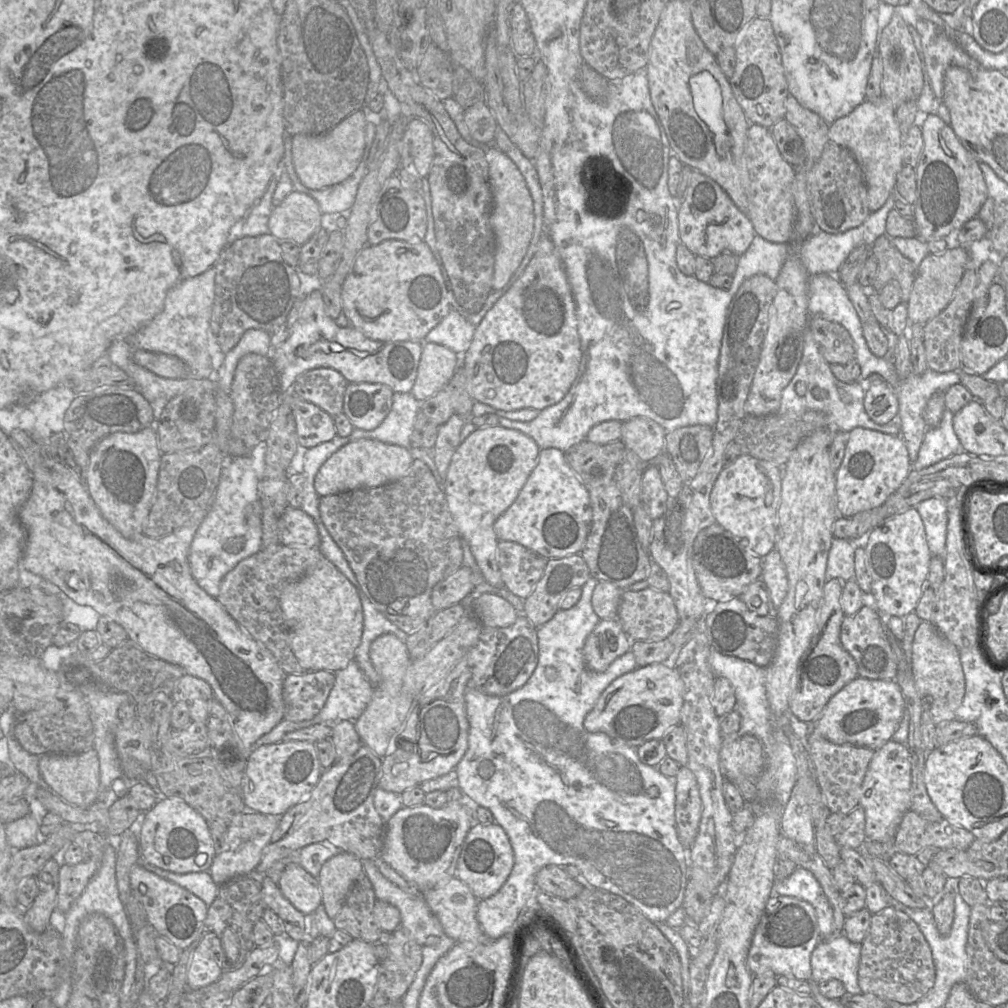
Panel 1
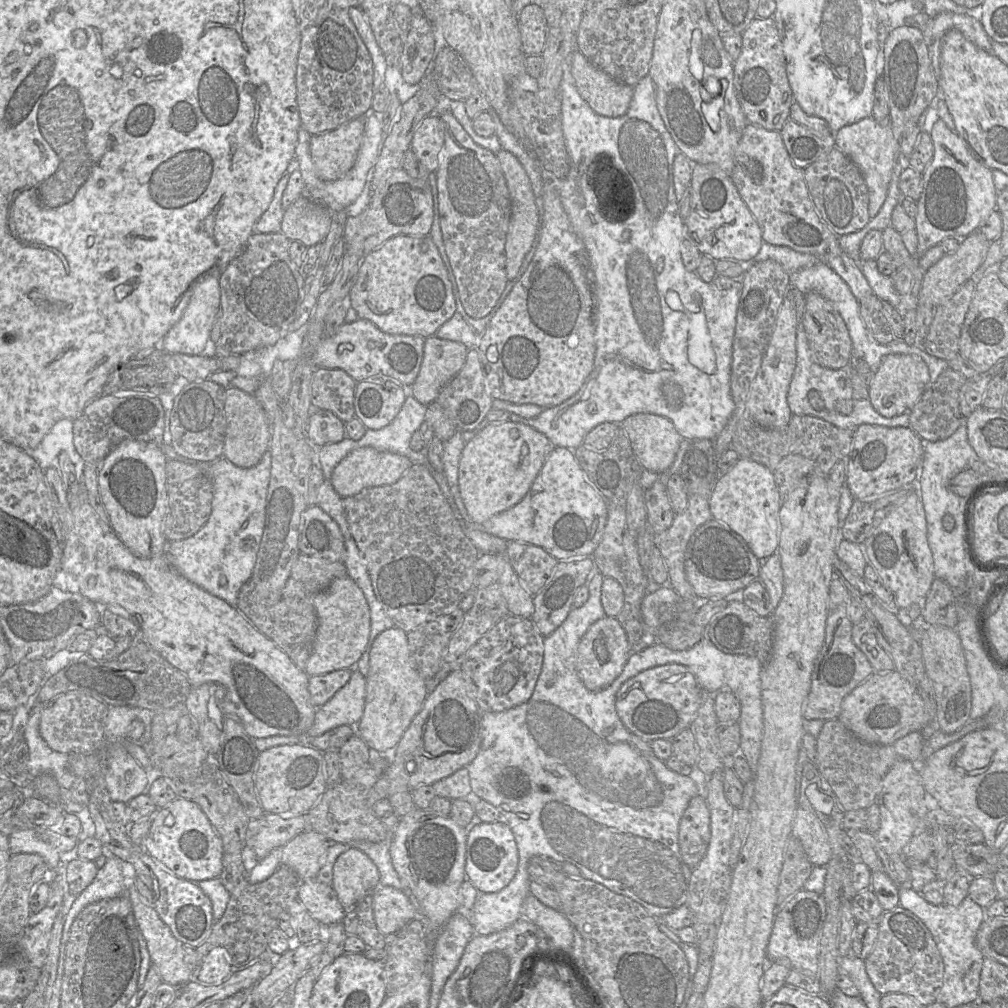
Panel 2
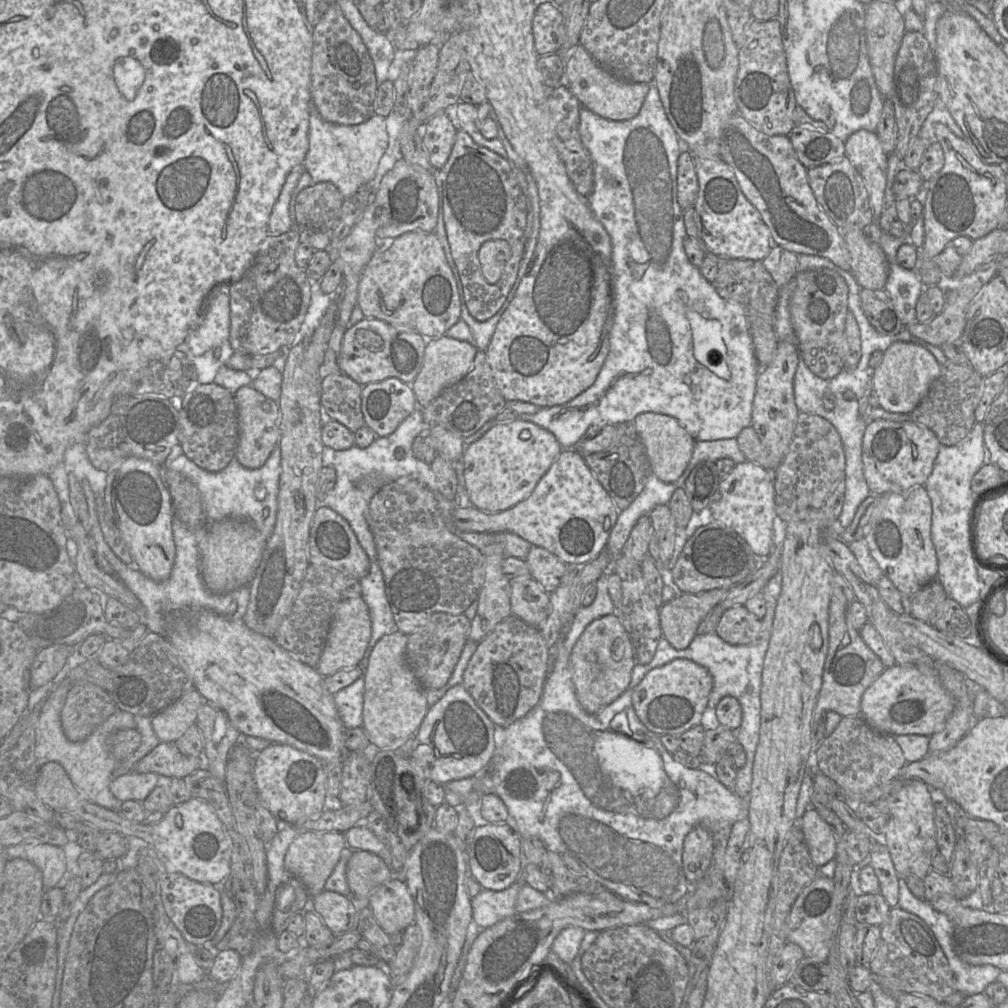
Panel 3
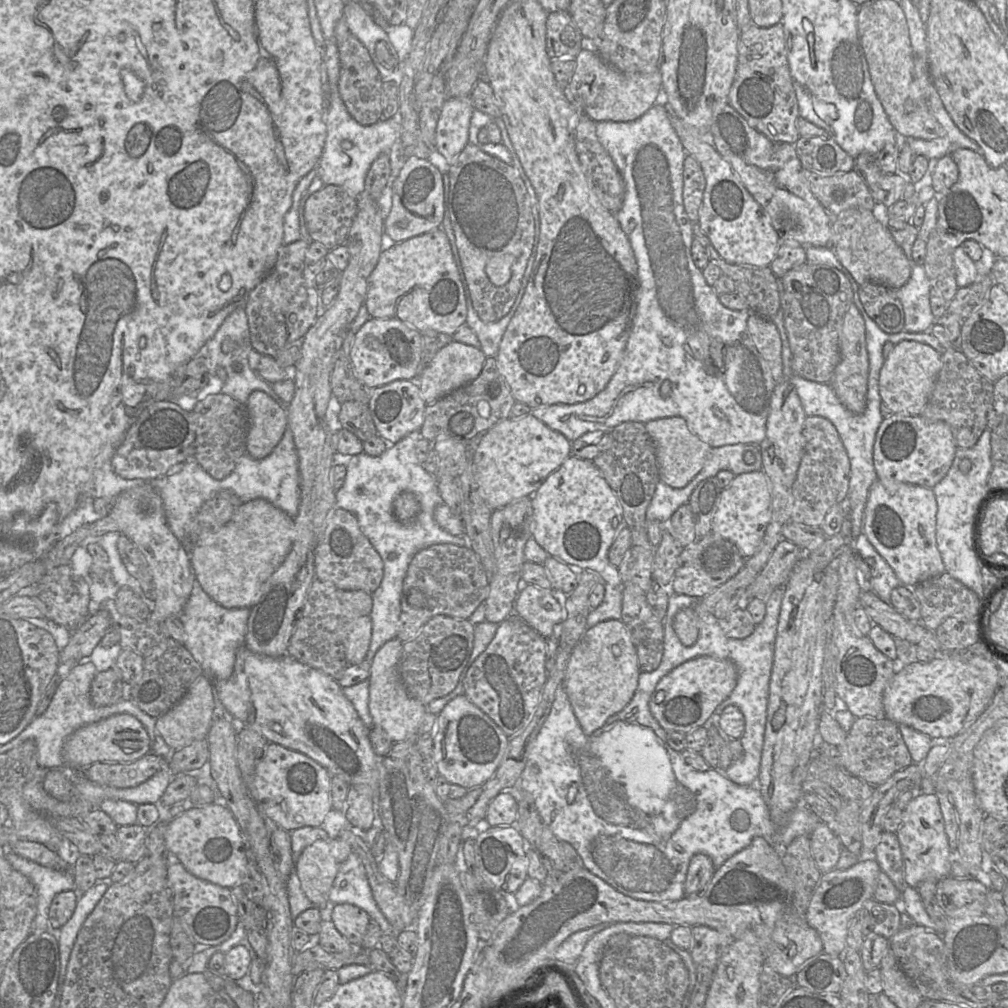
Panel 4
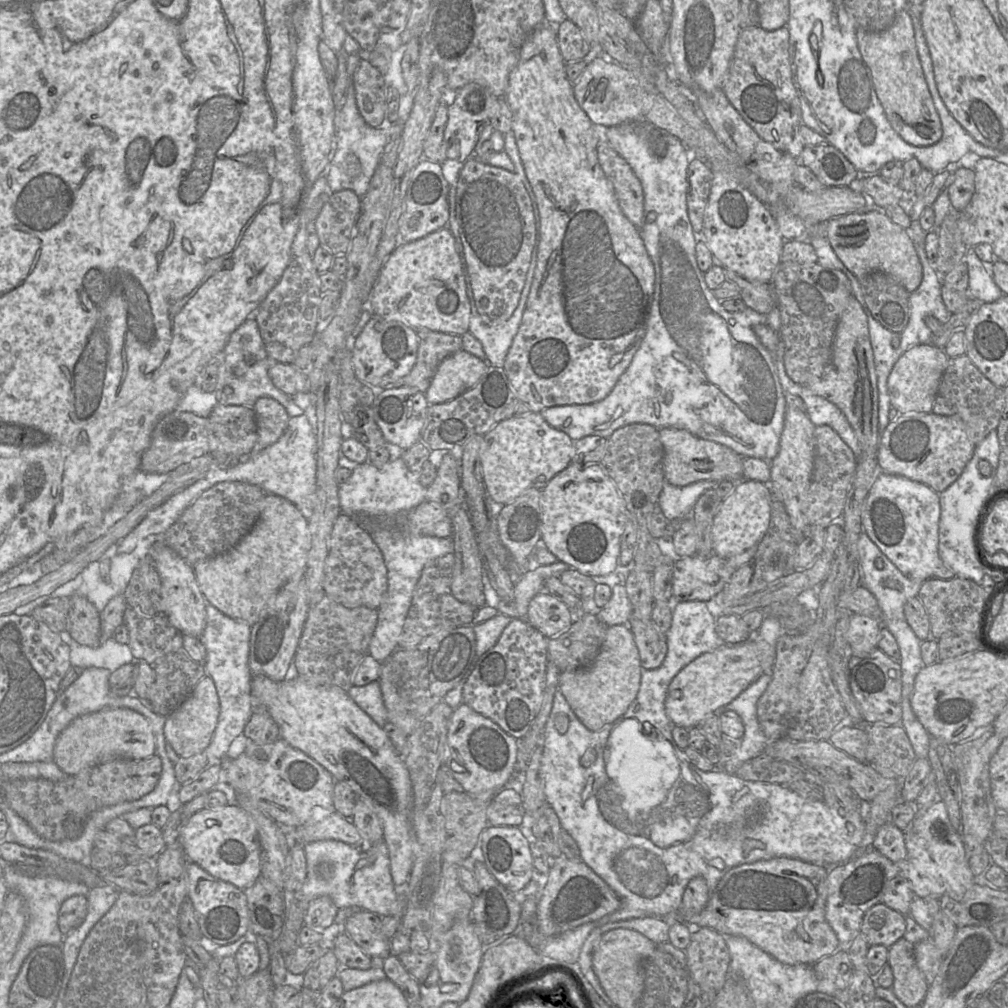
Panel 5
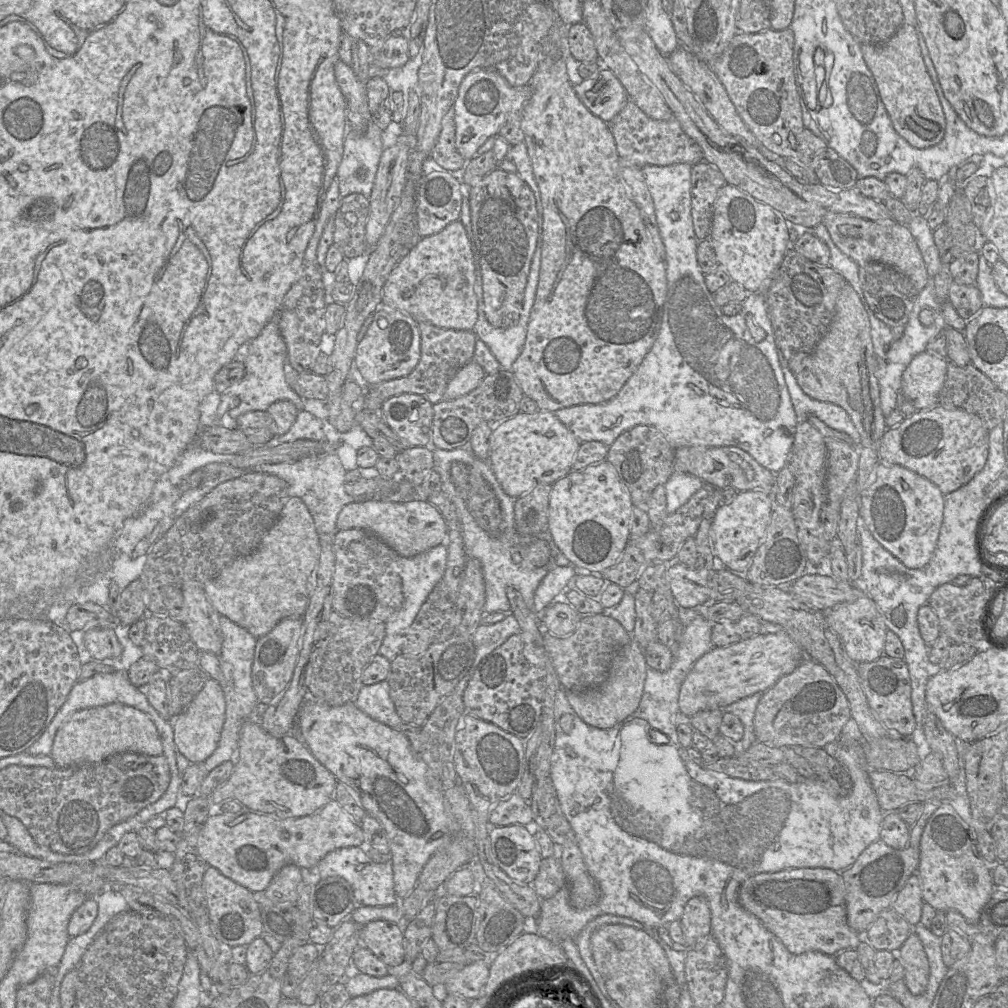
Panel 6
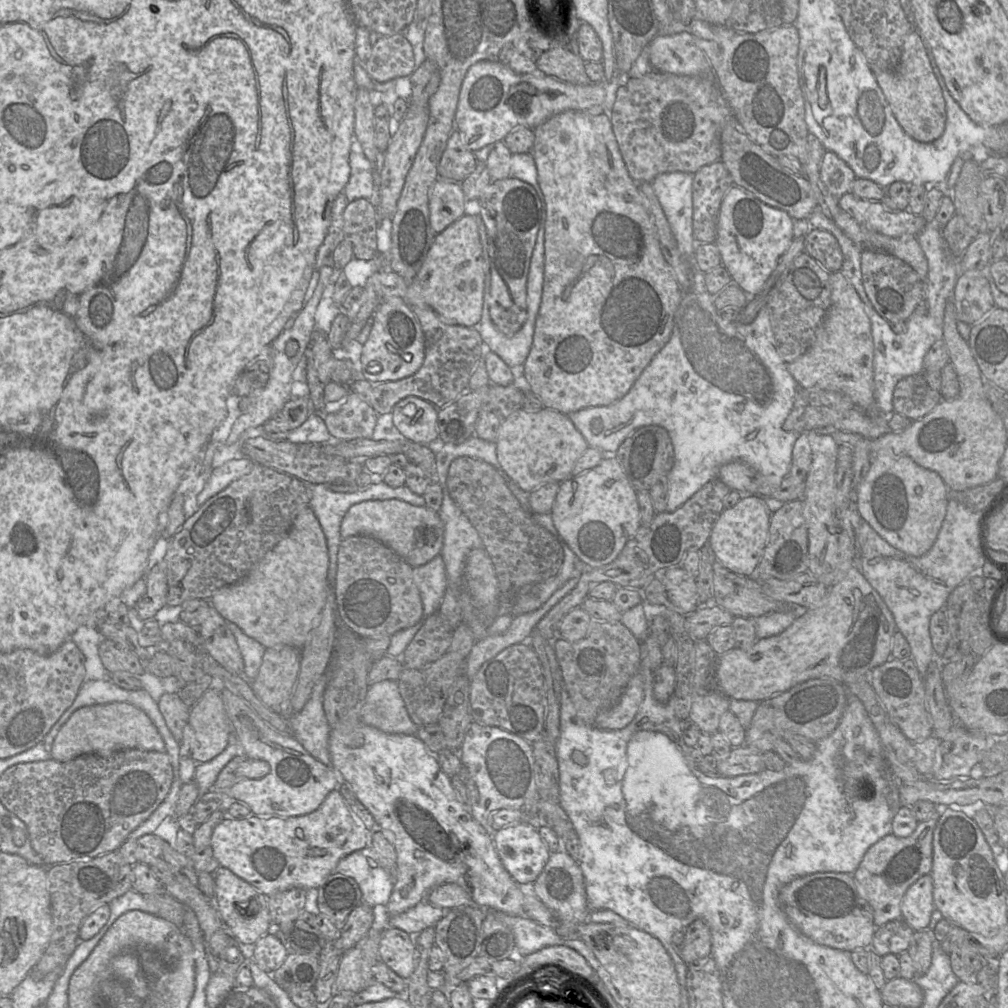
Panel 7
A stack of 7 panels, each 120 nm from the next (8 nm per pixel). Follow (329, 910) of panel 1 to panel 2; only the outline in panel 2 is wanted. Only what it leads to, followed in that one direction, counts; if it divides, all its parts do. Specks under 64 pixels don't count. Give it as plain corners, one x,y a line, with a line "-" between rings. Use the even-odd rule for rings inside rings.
350,846
334,863
331,886
348,911
380,886
378,868
367,854

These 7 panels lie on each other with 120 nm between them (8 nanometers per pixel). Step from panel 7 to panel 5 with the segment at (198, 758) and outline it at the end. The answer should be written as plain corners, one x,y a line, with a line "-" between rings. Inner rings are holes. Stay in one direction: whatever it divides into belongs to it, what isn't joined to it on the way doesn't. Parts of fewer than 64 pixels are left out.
209,675
201,678
185,701
166,717
164,735
179,757
188,758
204,752
209,746
219,717
219,699

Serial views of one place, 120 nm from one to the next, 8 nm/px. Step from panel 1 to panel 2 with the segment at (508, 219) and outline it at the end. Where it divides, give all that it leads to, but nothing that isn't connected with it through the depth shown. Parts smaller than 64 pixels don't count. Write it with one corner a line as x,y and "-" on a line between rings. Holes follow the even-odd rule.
504,149
496,153
496,157
501,165
511,198
511,217
505,242
506,275
511,281
518,276
523,260
538,236
539,212
529,177
518,159

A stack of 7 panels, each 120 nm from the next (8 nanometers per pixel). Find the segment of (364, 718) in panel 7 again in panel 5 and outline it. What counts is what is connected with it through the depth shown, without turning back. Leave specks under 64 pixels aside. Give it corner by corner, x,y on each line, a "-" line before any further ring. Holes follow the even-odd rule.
372,681
363,686
353,685
347,693
380,727
383,727
388,722
388,714
378,681

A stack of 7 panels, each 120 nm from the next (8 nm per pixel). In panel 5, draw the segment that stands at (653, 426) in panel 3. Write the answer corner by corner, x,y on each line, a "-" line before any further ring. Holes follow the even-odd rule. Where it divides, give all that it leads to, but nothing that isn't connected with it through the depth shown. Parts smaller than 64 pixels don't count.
666,427
659,429
664,447
663,470
665,482
674,486
686,486
700,480
742,481
743,458
729,447
705,440
684,429

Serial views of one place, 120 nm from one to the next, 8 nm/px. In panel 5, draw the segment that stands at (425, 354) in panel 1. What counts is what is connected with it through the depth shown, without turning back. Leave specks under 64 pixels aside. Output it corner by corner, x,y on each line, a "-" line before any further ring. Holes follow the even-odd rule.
463,349
445,358
424,393
429,405
451,401
472,388
488,366
486,360

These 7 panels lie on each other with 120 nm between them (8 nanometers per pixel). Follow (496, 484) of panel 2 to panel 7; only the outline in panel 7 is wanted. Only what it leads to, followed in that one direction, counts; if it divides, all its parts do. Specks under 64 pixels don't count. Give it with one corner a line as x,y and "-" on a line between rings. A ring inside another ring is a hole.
522,408
502,422
496,447
497,459
504,472
523,491
532,493
542,484
569,478
577,460
589,445
567,414
551,408
541,408
539,411

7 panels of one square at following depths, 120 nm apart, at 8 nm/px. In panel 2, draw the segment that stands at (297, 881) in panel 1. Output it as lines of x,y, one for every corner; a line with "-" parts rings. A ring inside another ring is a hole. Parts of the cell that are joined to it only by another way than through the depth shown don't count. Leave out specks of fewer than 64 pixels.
316,879
302,881
298,889
297,900
320,924
339,923
346,914
332,886

